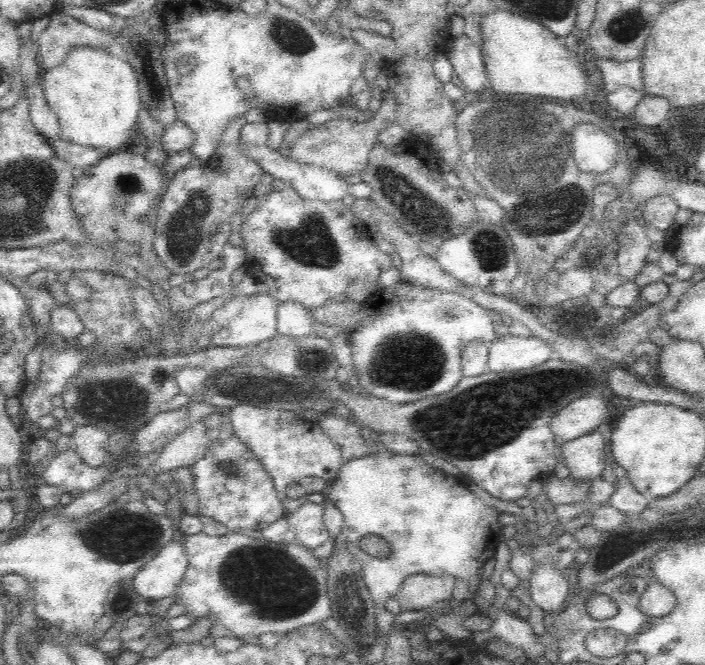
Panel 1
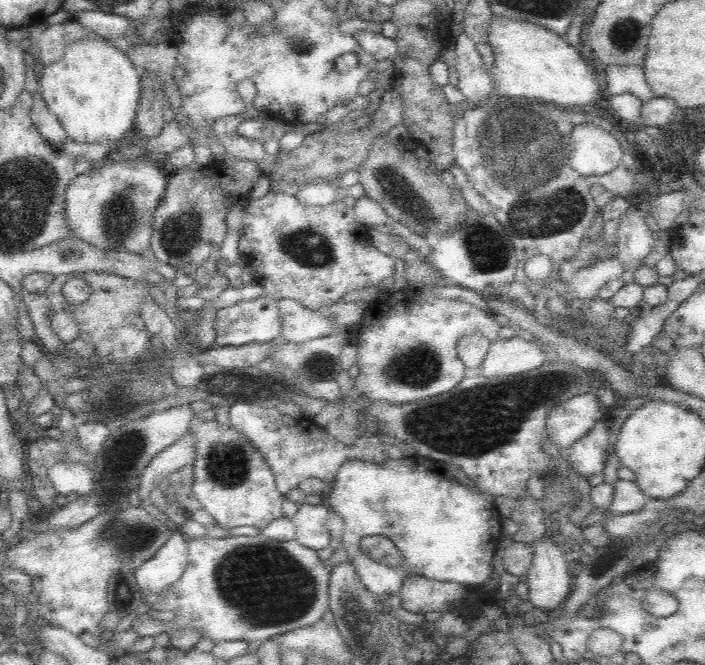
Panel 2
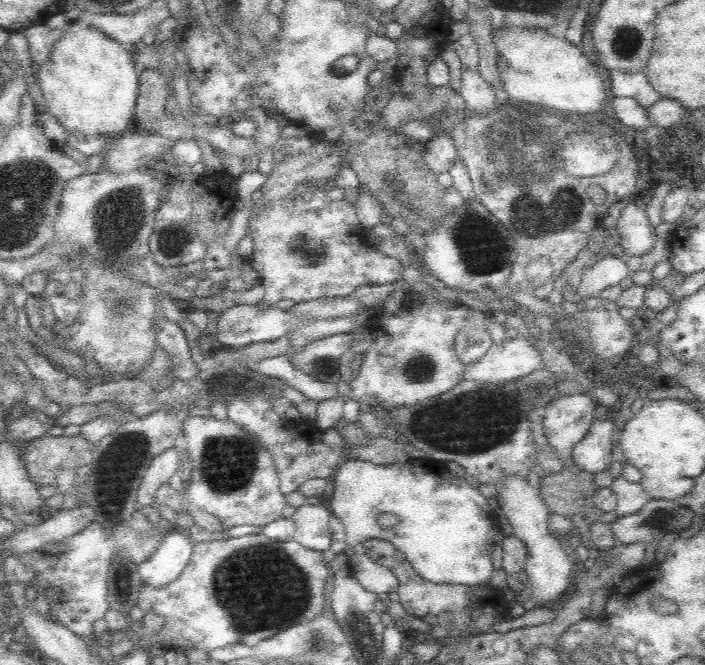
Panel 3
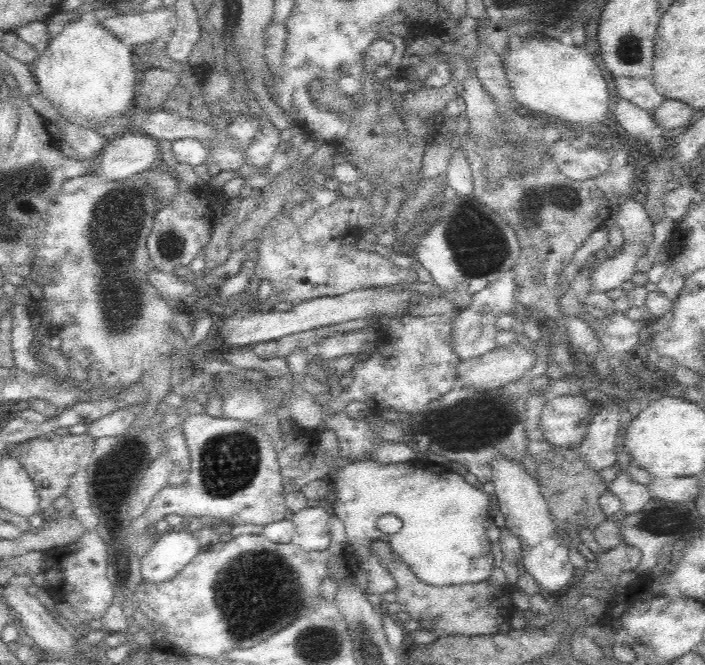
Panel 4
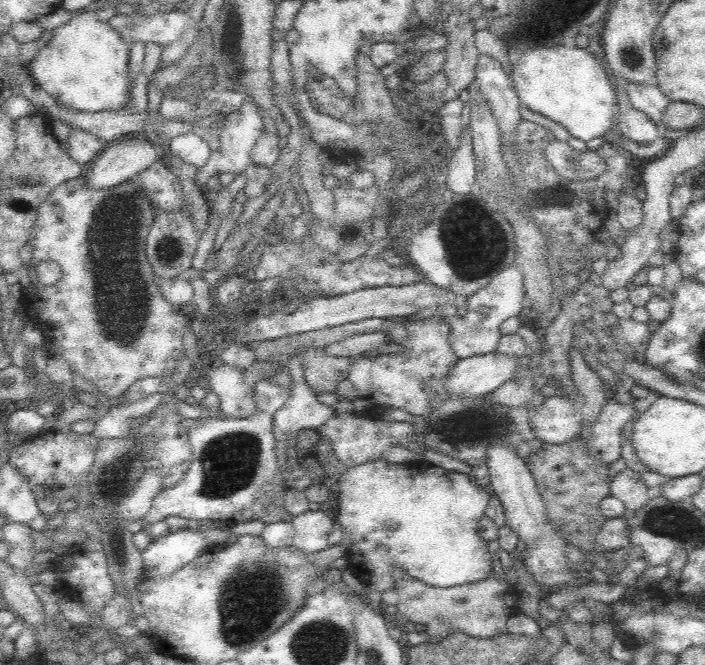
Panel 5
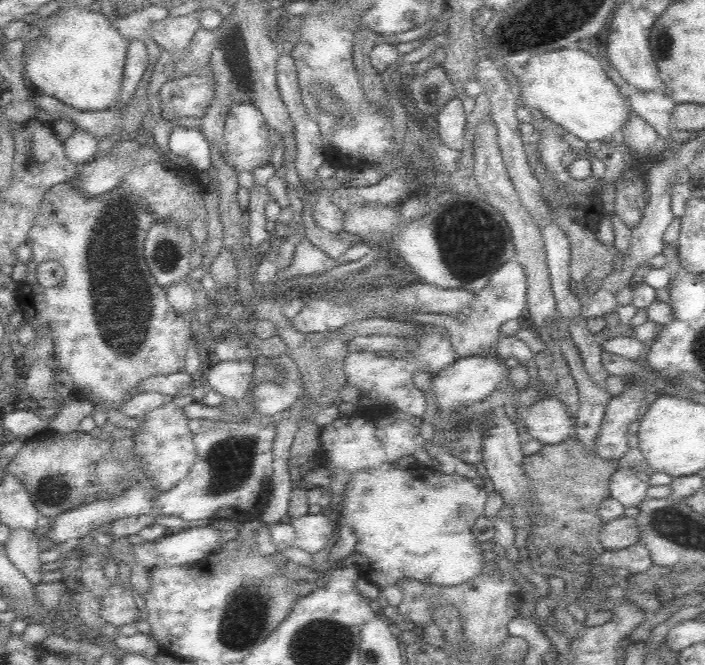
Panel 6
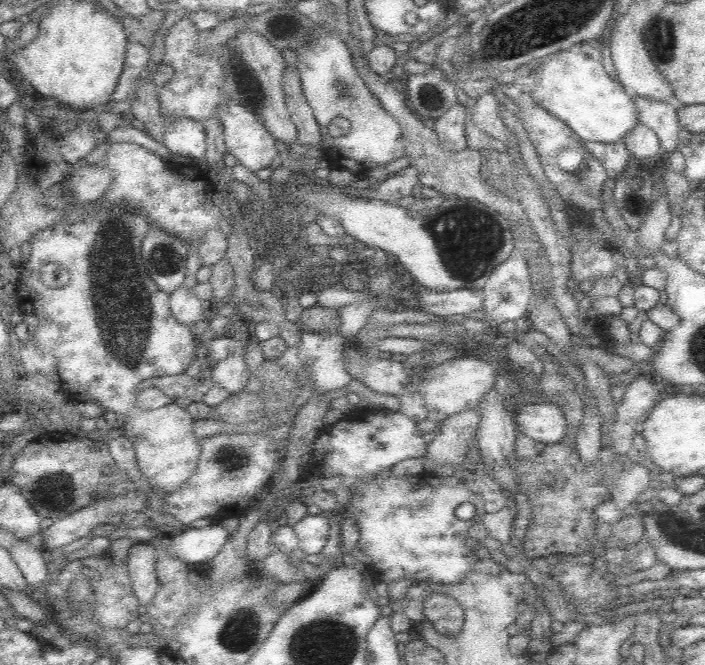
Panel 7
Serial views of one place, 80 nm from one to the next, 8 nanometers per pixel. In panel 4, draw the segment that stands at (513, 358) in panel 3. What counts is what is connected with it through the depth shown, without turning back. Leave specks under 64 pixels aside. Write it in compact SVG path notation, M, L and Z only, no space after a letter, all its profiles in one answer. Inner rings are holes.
M521 338L510 347L492 348L478 358L461 361L457 382L468 388L503 388L523 377L537 361L537 353Z

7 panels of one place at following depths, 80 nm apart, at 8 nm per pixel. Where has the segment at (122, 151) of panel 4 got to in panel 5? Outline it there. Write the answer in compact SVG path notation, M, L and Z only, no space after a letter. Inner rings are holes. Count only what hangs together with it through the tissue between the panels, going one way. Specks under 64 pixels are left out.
M123 136L105 148L84 169L82 176L96 188L109 188L136 178L146 167L156 163L154 144L147 138Z

